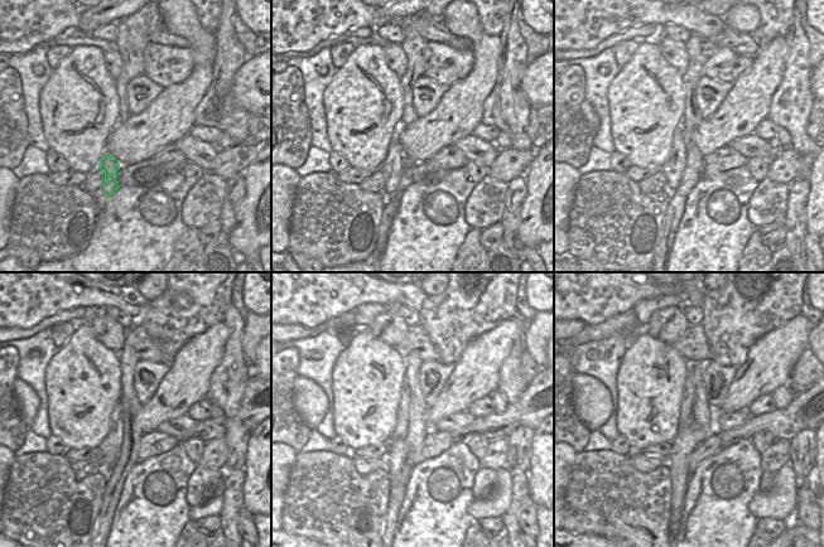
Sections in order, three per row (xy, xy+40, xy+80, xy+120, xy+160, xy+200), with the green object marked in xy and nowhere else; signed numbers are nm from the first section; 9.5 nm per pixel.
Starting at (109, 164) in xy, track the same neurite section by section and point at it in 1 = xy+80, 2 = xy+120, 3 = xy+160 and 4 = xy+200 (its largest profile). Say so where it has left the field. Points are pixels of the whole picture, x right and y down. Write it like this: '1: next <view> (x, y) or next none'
1: next xy+80 (674, 168)
2: next xy+120 (110, 448)
3: next xy+160 (400, 430)
4: next xy+200 (685, 419)

